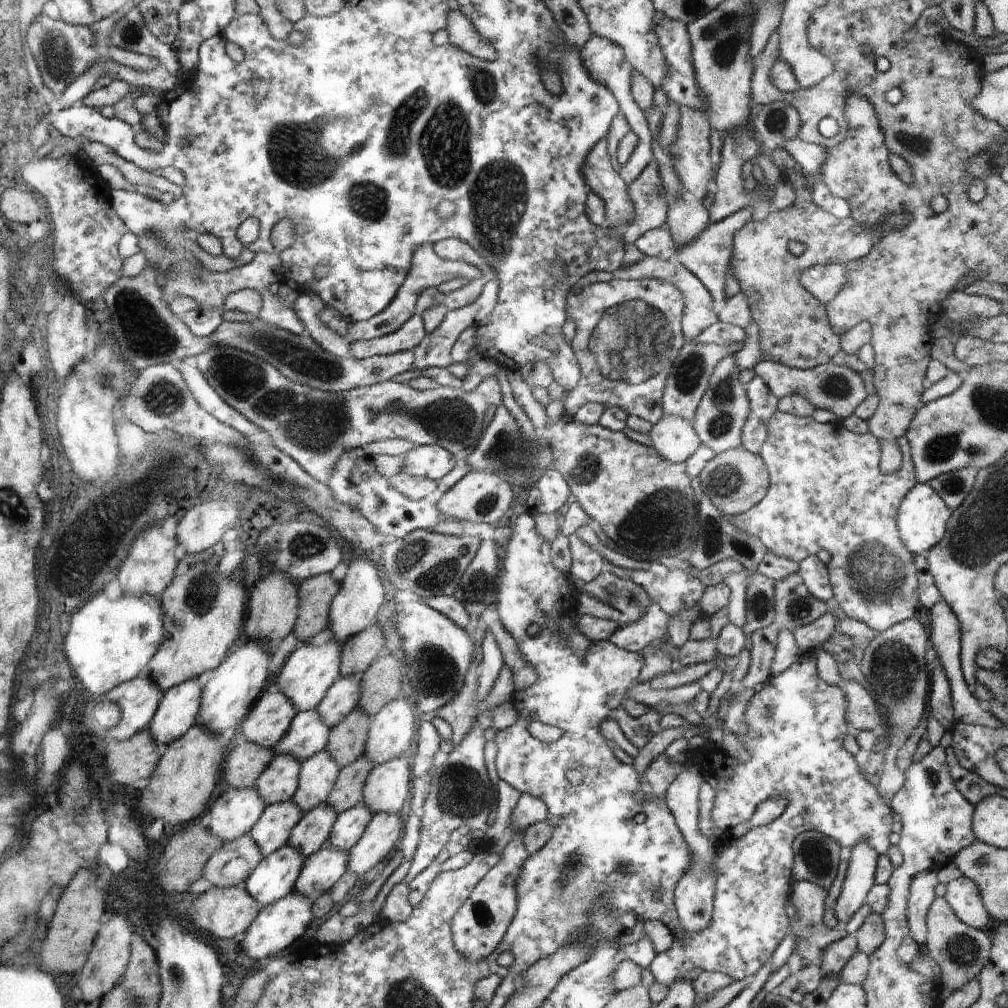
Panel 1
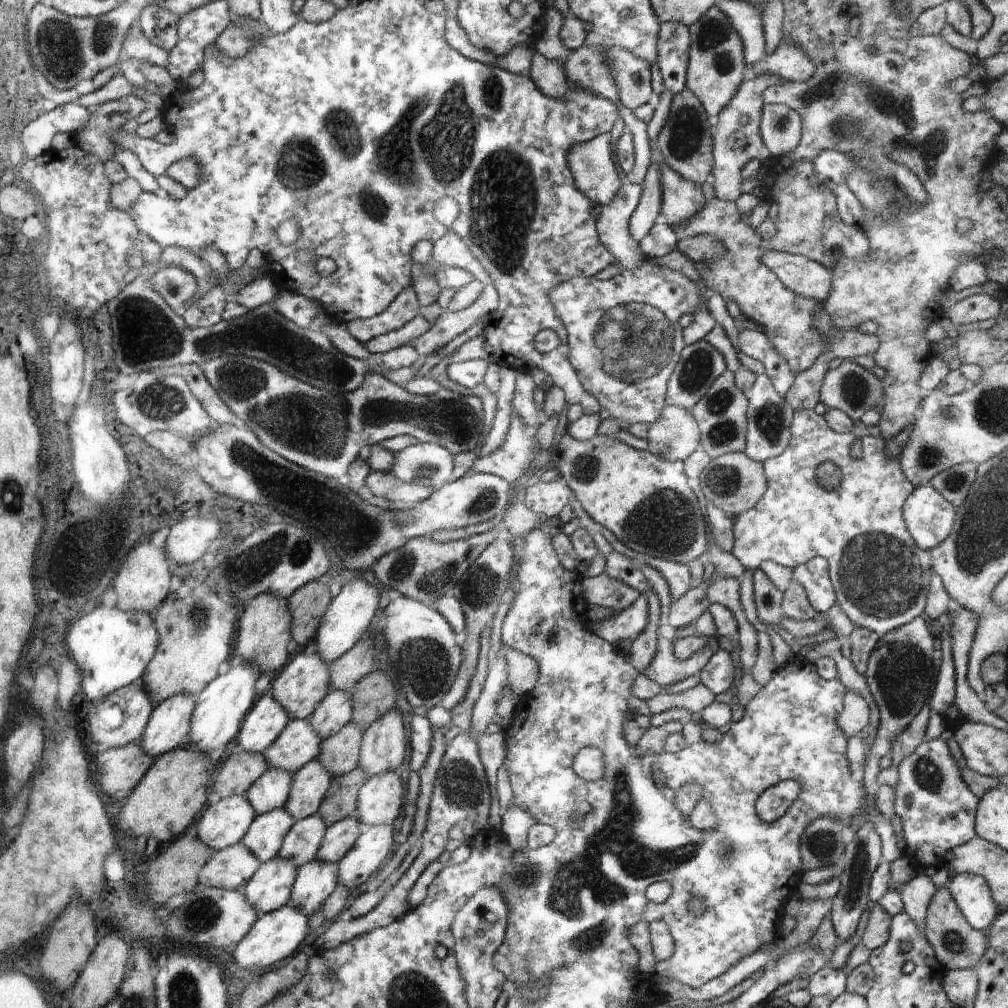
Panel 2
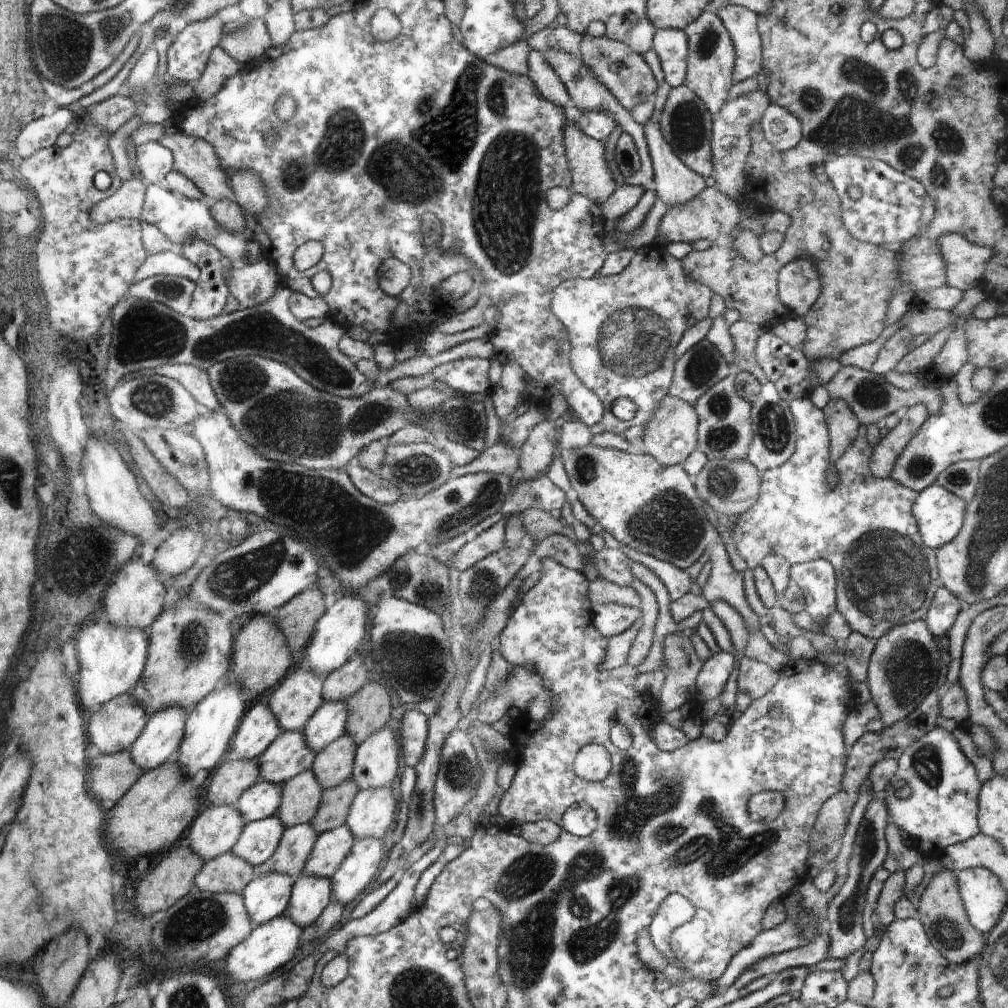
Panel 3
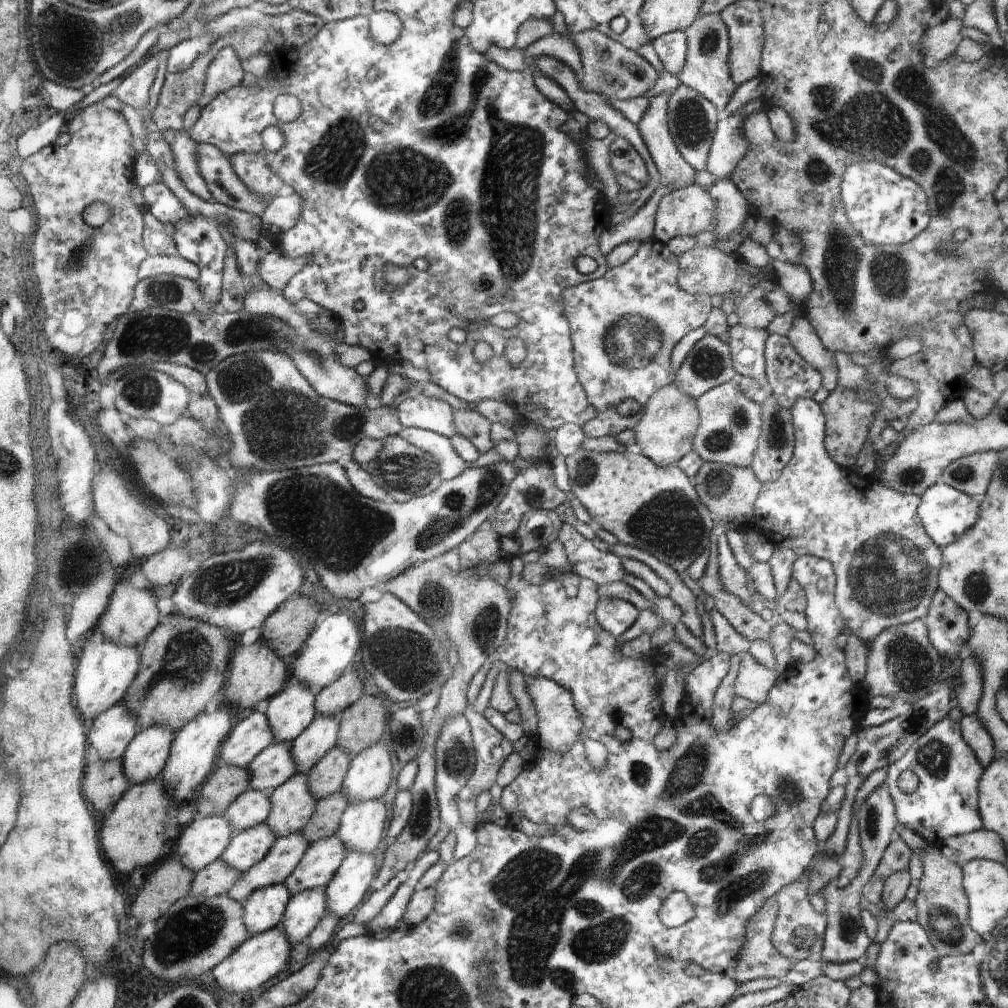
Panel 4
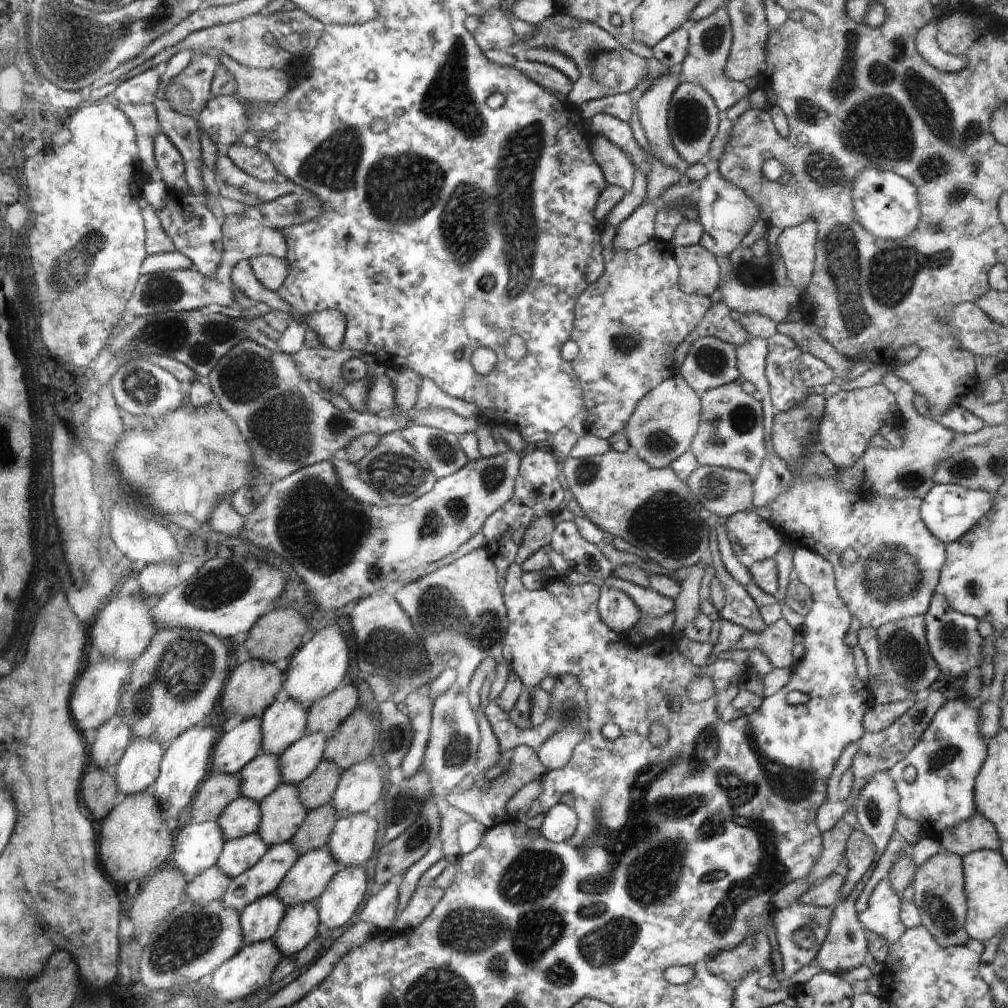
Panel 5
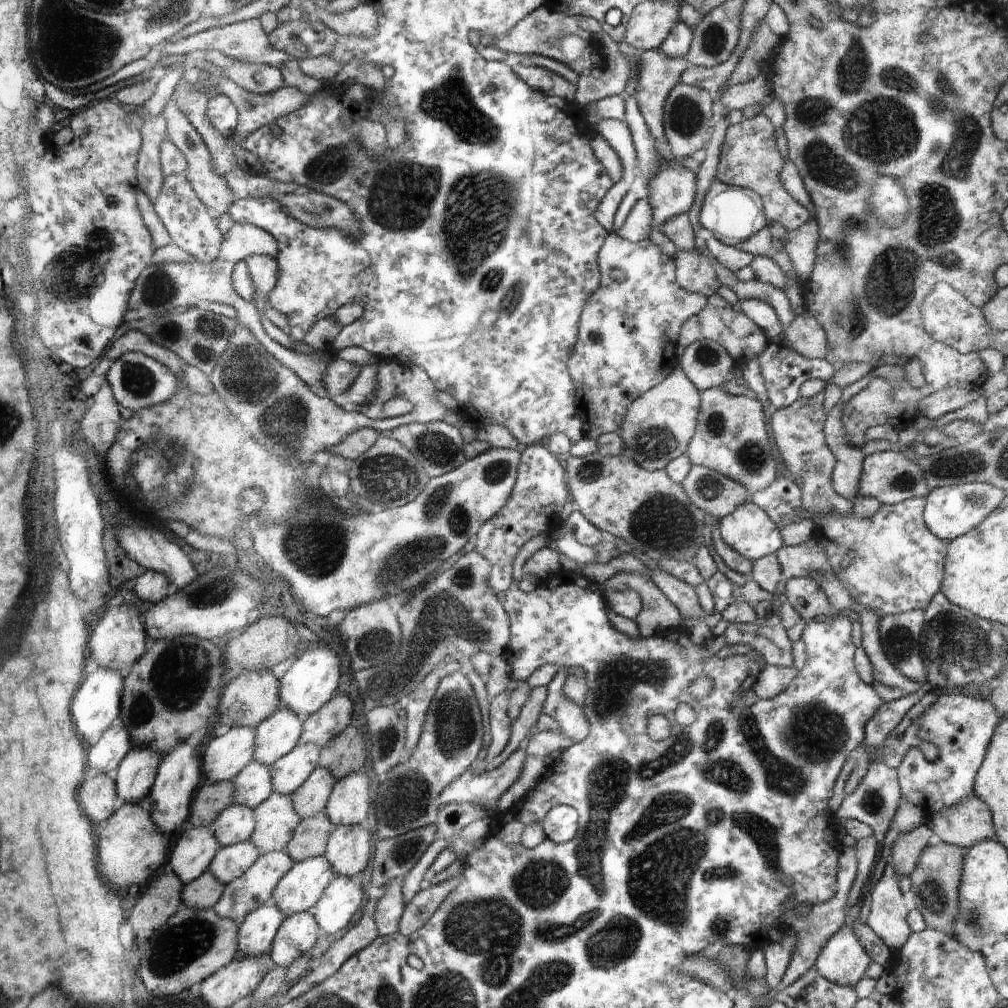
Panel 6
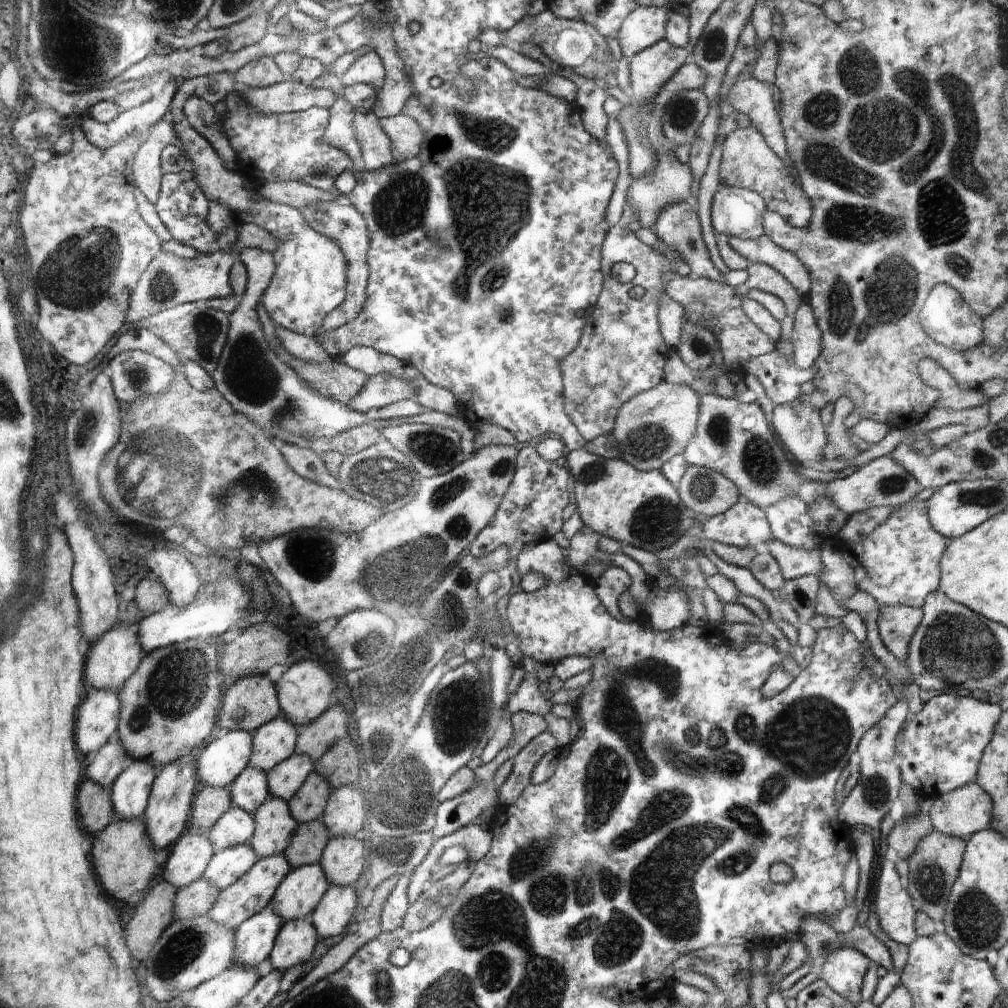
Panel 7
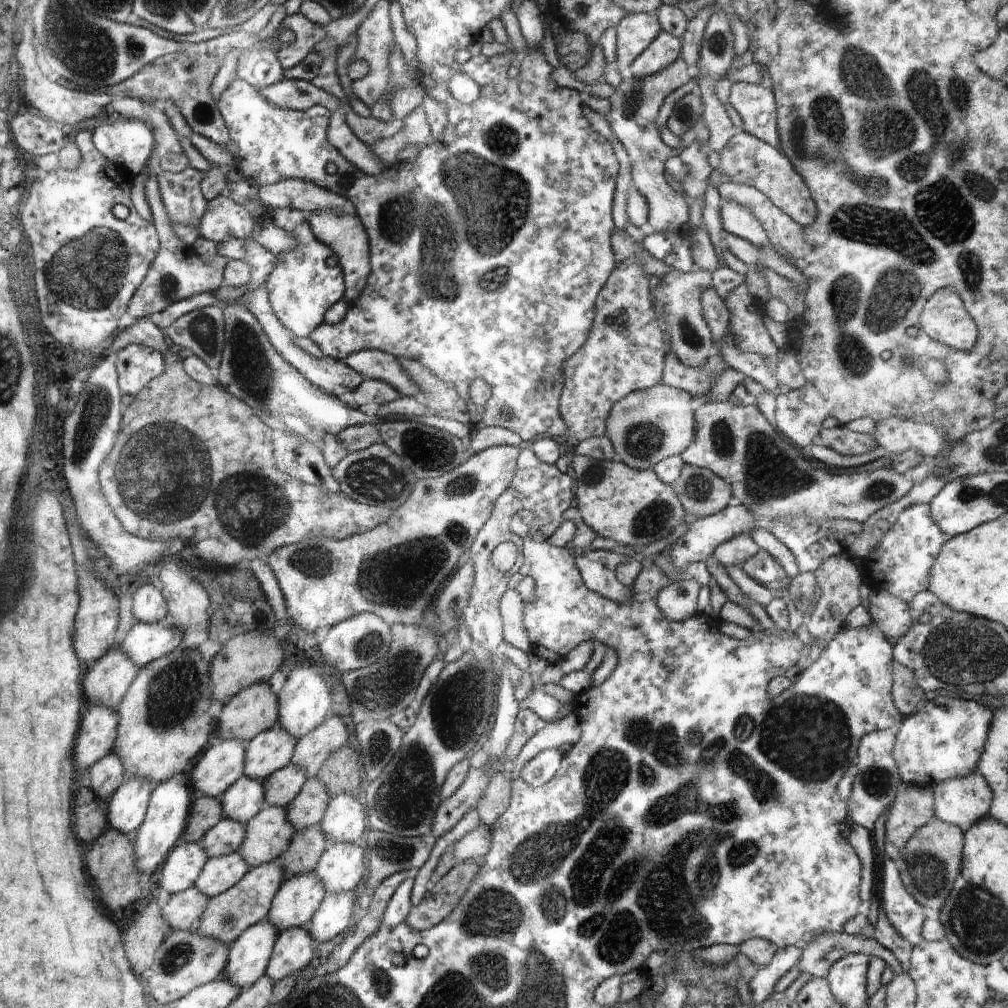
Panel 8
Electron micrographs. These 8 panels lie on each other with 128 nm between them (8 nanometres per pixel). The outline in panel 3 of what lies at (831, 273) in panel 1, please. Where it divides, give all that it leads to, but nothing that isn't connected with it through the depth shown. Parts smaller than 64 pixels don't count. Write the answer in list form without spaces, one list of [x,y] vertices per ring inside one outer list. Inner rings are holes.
[[[812,258],[787,262],[778,272],[778,294],[788,316],[806,315],[821,297],[822,281]]]

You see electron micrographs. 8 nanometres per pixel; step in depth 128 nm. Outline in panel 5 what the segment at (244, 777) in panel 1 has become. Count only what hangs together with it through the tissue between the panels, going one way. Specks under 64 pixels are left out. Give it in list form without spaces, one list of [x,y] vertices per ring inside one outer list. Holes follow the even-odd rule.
[[[213,774],[202,783],[192,810],[194,822],[216,822],[224,811],[241,796],[239,774]]]

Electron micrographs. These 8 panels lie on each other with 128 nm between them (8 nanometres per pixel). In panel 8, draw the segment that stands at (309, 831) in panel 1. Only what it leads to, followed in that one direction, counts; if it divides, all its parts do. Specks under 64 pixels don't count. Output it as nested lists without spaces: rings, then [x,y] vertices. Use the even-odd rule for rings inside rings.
[[[278,861],[251,868],[232,889],[211,899],[208,910],[200,923],[202,926],[198,930],[202,938],[208,936],[208,938],[215,938],[224,944],[232,945],[244,930],[248,930],[250,926],[267,916],[271,902],[285,877]]]

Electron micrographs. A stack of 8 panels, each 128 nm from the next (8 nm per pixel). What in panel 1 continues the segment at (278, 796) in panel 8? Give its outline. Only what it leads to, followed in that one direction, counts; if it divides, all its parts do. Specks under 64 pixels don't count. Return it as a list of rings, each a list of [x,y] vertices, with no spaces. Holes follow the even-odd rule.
[[[339,676],[336,683],[325,694],[324,700],[317,706],[318,716],[329,729],[338,726],[361,700],[362,682],[359,676]]]

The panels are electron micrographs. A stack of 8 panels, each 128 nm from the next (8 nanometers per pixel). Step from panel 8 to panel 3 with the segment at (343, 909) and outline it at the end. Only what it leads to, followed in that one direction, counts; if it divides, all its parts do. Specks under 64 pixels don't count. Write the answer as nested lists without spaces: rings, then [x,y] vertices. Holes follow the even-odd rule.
[[[362,838],[356,841],[344,864],[330,879],[336,900],[348,904],[374,880],[384,856],[383,843],[384,840],[374,840],[374,838]]]

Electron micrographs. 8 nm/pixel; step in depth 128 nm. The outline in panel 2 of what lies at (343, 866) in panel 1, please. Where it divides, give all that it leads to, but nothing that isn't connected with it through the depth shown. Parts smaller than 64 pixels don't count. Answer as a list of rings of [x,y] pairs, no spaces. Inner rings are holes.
[[[314,859],[297,868],[297,880],[293,883],[288,904],[306,916],[318,912],[338,886],[339,865]]]

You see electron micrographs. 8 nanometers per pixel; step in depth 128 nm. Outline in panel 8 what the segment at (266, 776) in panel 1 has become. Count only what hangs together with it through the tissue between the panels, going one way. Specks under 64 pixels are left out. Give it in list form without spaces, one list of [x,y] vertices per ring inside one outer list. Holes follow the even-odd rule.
[[[225,816],[202,842],[210,858],[228,856],[239,851],[245,842],[247,825]]]

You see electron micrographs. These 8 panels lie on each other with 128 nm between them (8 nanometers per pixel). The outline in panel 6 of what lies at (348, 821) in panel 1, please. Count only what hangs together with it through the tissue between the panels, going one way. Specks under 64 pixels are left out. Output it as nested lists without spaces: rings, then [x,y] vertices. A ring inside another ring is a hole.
[[[324,855],[306,858],[282,878],[282,886],[273,890],[271,903],[286,916],[312,911],[334,877],[334,870]]]

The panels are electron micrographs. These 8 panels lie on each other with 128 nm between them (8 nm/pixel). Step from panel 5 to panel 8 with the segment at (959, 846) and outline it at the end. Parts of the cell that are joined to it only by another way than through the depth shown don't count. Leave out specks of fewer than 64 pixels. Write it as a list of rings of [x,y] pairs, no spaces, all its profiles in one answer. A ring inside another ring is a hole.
[[[977,770],[962,778],[950,778],[932,789],[940,822],[967,831],[974,822],[989,816],[993,792]]]

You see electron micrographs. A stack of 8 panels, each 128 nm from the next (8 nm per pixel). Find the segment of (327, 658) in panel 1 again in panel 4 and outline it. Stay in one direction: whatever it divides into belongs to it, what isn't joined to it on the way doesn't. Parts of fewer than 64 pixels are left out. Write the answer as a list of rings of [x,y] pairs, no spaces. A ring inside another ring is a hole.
[[[294,680],[263,706],[274,741],[291,743],[312,724],[317,716],[315,691]]]

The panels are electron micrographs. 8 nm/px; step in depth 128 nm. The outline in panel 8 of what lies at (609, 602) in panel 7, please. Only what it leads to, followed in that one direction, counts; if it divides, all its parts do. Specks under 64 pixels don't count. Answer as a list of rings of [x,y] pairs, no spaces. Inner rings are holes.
[[[574,453],[570,456],[570,465],[578,481],[578,502],[566,510],[566,521],[573,521],[579,515],[597,534],[590,549],[628,556],[628,562],[617,572],[622,584],[628,586],[641,566],[639,550],[674,532],[684,520],[684,504],[673,485],[662,482],[654,469],[634,470],[620,460],[596,460]]]

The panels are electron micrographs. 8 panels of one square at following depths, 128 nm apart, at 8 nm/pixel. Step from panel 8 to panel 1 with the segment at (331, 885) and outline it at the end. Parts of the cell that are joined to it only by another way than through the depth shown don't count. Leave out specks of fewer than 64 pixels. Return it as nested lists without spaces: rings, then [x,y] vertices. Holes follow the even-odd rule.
[[[400,756],[376,765],[365,781],[361,804],[370,810],[370,814],[377,812],[398,814],[408,794],[410,794],[410,764],[404,756]]]

